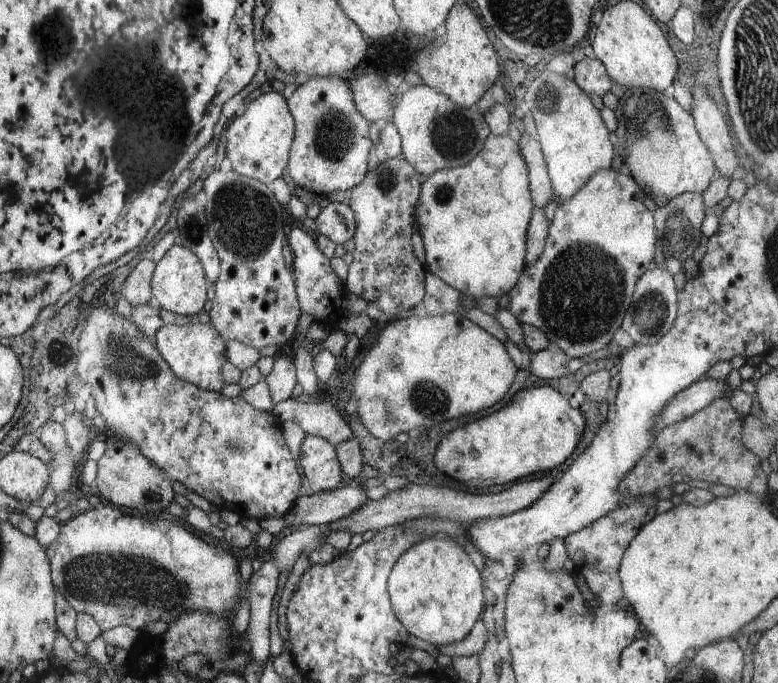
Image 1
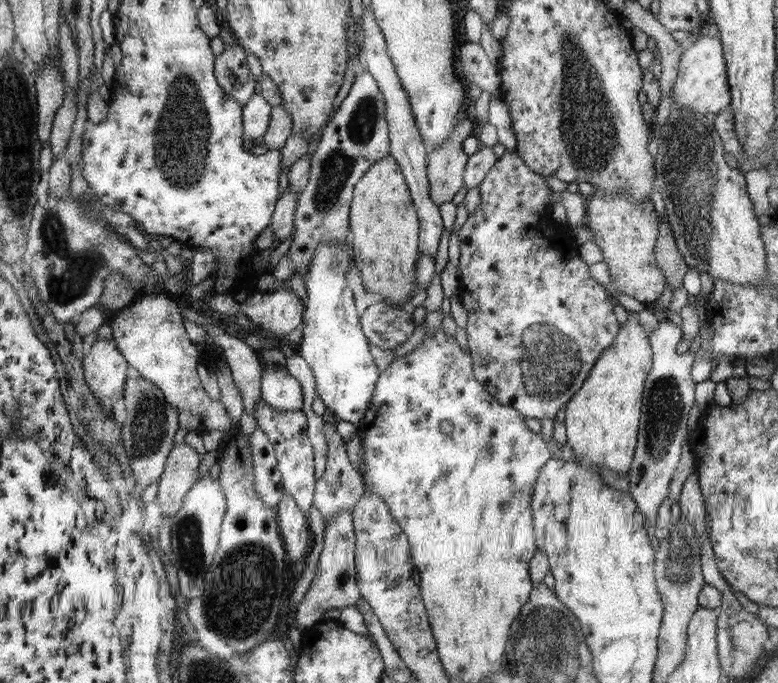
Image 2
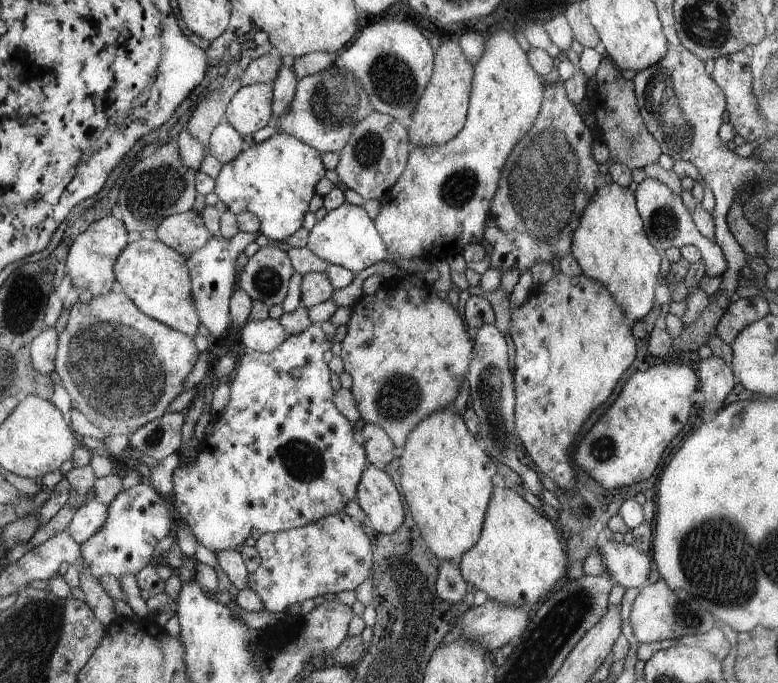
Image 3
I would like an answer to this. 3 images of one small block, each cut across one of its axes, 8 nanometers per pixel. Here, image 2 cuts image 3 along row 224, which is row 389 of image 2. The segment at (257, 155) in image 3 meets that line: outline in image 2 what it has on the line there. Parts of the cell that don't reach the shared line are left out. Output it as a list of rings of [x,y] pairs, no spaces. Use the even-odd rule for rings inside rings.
[[[264,369],[261,376],[261,397],[275,409],[301,410],[302,386],[284,369]]]

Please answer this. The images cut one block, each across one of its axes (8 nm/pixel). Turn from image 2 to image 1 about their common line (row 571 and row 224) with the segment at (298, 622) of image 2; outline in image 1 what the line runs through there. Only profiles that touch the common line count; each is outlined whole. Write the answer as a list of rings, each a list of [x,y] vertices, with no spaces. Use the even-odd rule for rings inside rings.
[[[329,203],[321,208],[315,221],[316,235],[327,236],[334,244],[342,245],[354,236],[356,218],[349,205],[344,203]]]

